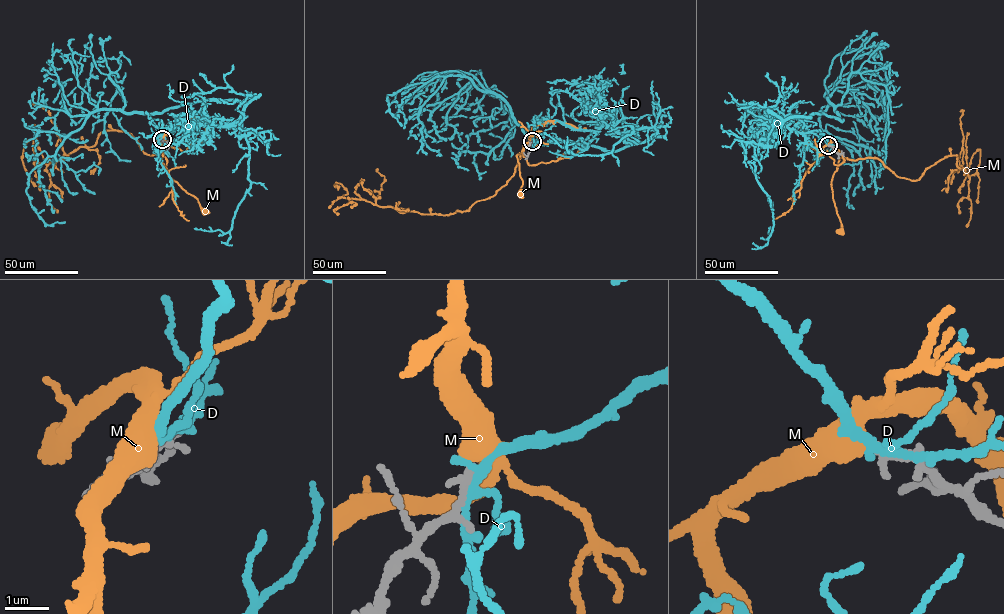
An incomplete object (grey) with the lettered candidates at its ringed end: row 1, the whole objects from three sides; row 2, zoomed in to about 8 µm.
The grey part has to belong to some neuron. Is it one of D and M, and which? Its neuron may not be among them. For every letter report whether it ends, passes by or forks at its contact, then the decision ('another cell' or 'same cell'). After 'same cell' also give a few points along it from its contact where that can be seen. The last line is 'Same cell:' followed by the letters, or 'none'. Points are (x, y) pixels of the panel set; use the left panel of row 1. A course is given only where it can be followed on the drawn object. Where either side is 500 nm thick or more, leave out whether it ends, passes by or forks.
D: it forks | another cell
M: it passes by | another cell
Same cell: none

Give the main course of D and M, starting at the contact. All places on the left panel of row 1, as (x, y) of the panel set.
D: (163, 140), (189, 120), (230, 124), (243, 104), (92, 112), (29, 175), (39, 217), (65, 222)
M: (162, 139), (158, 141), (163, 148), (168, 176), (196, 198), (204, 210)

